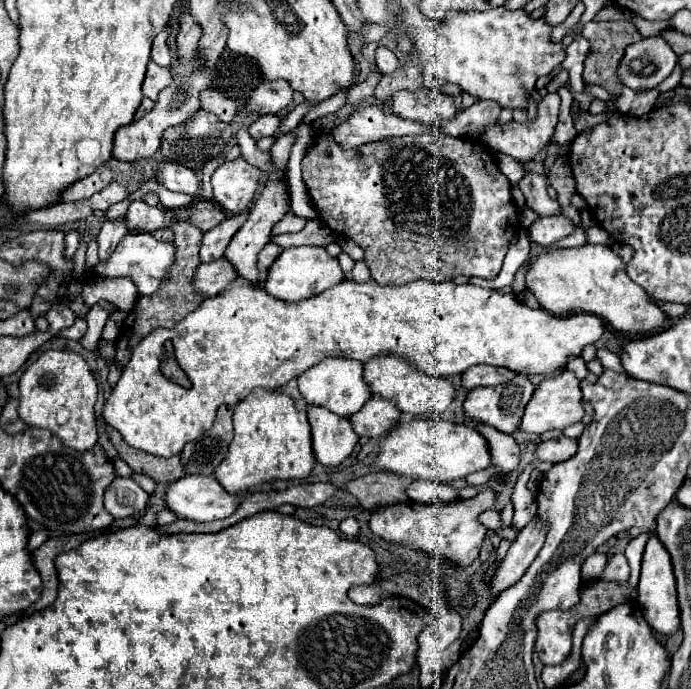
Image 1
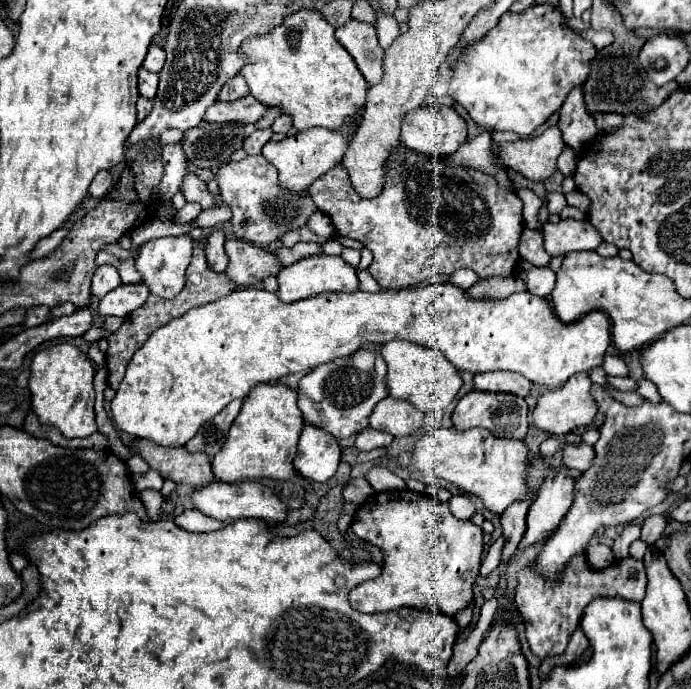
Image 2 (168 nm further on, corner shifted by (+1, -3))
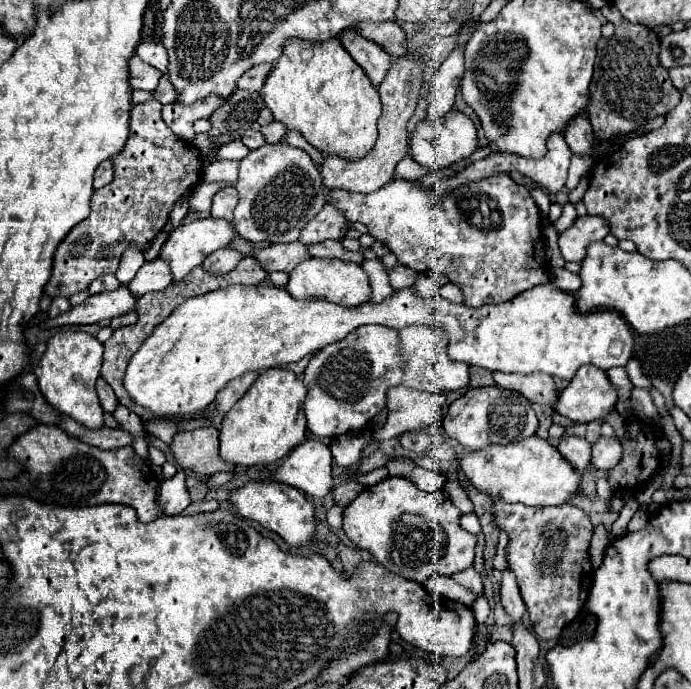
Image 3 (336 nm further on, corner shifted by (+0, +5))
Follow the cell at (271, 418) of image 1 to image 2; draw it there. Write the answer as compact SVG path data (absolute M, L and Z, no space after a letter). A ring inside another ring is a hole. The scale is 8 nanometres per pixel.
M280 382L258 384L246 396L240 414L232 422L224 448L212 458L214 476L220 482L228 484L238 484L248 478L296 480L306 484L306 490L310 490L310 482L302 480L292 468L302 428L304 428L304 418L296 406L296 390Z

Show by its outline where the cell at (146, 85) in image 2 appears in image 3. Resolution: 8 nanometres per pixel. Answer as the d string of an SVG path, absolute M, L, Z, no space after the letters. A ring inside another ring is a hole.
M133 56L129 60L129 68L131 68L131 76L129 76L131 88L149 90L149 92L153 92L157 88L157 82L161 78L161 72L157 72L157 68L145 64L139 56Z

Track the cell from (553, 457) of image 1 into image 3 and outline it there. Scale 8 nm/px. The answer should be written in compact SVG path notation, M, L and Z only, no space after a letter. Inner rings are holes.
M601 436L595 444L591 444L591 464L599 470L609 470L621 460L621 444L617 438Z

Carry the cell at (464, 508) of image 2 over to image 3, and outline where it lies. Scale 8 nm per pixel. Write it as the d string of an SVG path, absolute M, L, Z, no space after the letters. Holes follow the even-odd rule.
M415 468L409 476L407 476L413 484L417 484L417 488L427 490L427 492L437 492L437 490L445 490L447 478L439 472L427 470L427 468Z

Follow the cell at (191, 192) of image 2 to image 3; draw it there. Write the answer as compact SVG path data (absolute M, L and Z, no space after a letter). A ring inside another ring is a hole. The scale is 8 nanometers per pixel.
M227 186L213 196L211 216L223 218L223 220L233 220L233 208L235 206L237 206L237 190L233 186Z

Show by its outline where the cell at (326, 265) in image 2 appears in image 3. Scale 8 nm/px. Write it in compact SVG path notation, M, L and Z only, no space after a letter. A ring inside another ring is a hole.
M307 258L301 264L297 264L297 268L293 268L293 272L289 274L287 292L293 298L317 296L317 298L327 298L341 306L359 306L369 300L371 288L361 264L353 264L345 260L341 262L337 258Z

